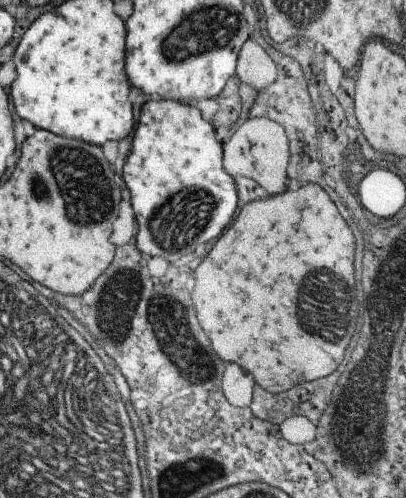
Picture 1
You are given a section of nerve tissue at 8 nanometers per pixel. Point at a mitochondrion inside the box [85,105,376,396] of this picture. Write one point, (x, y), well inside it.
(324, 307)

